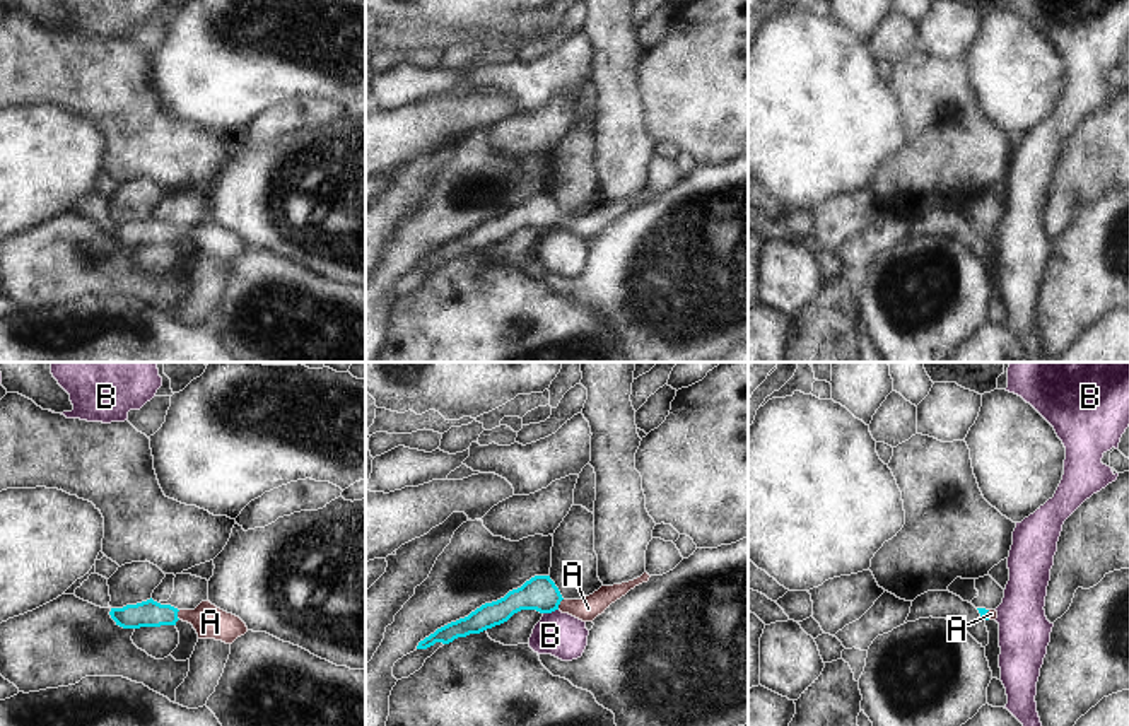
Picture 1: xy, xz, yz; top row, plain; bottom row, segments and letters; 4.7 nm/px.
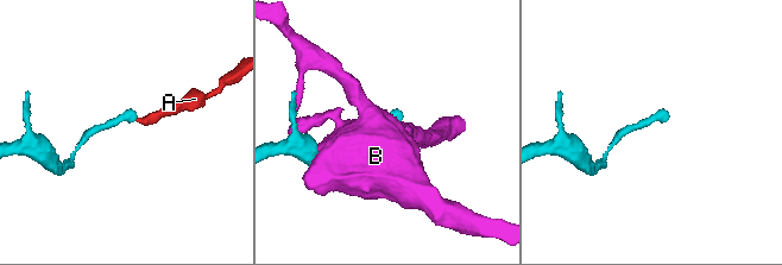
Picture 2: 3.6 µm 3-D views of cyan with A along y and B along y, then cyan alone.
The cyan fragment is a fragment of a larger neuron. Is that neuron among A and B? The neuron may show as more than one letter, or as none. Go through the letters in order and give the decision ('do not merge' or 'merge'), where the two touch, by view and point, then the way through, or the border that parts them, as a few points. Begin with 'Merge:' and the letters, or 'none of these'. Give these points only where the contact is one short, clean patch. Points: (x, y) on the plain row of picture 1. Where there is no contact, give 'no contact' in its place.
Merge: A
A: merge; contact xz (559, 221); way xz (540, 210), (559, 221), (588, 226)
B: do not merge; contact xz (550, 229)

